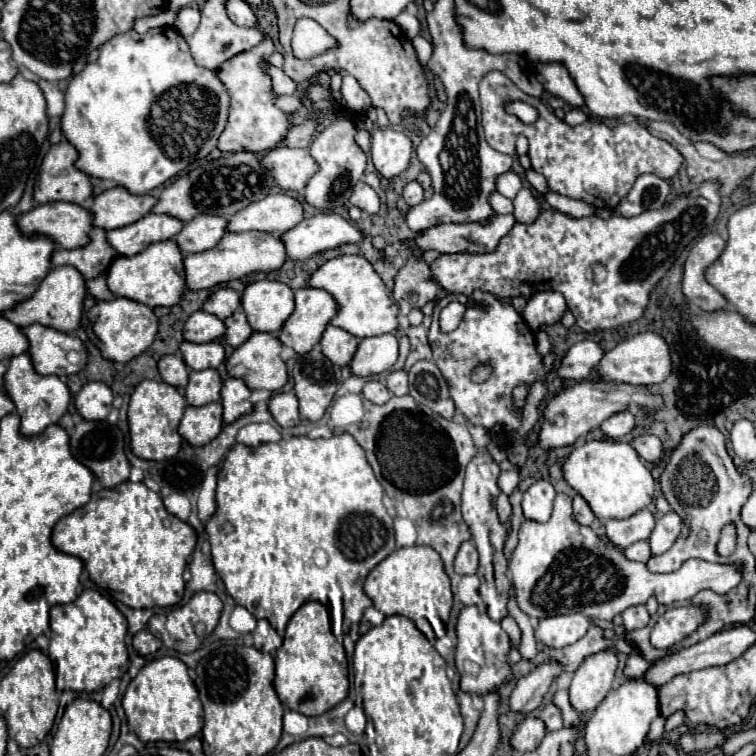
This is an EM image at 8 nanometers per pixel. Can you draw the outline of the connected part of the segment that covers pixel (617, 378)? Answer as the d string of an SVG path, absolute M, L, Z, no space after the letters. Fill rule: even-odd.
M643 332L643 334L635 334L629 340L623 340L613 350L609 350L603 356L603 360L599 362L597 378L611 380L611 382L651 386L651 384L663 382L671 372L673 372L673 360L671 360L671 352L669 352L669 346L663 340L663 336L659 336L655 332Z

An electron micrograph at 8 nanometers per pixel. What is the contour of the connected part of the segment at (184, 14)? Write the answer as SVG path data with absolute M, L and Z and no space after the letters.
M185 6L185 8L179 12L179 16L177 16L175 30L177 30L181 36L189 38L189 36L197 30L197 26L199 26L199 10L193 8L193 6Z

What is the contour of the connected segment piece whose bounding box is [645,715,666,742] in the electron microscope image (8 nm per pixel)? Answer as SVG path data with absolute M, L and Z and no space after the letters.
M659 715L651 722L649 732L645 738L645 742L651 742L662 736L666 719Z

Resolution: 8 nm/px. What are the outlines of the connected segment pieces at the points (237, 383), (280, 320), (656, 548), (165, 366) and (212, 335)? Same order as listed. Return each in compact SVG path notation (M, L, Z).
M229 378L223 384L221 390L221 404L223 404L223 422L235 422L237 418L241 418L243 414L253 412L253 404L249 400L251 396L251 388L247 388L247 384L239 378Z
M271 280L249 284L241 302L251 328L257 332L279 332L295 310L293 290L283 282Z
M667 512L663 518L657 520L657 526L649 538L651 544L651 552L653 554L663 554L667 552L675 540L679 538L679 534L683 532L683 520L677 512Z
M179 354L163 356L159 360L159 374L167 384L171 384L175 388L185 388L187 380L189 380L189 368Z
M197 310L195 314L189 316L183 328L183 336L189 342L213 342L217 338L223 338L225 334L225 324L217 316L211 316L209 312Z

